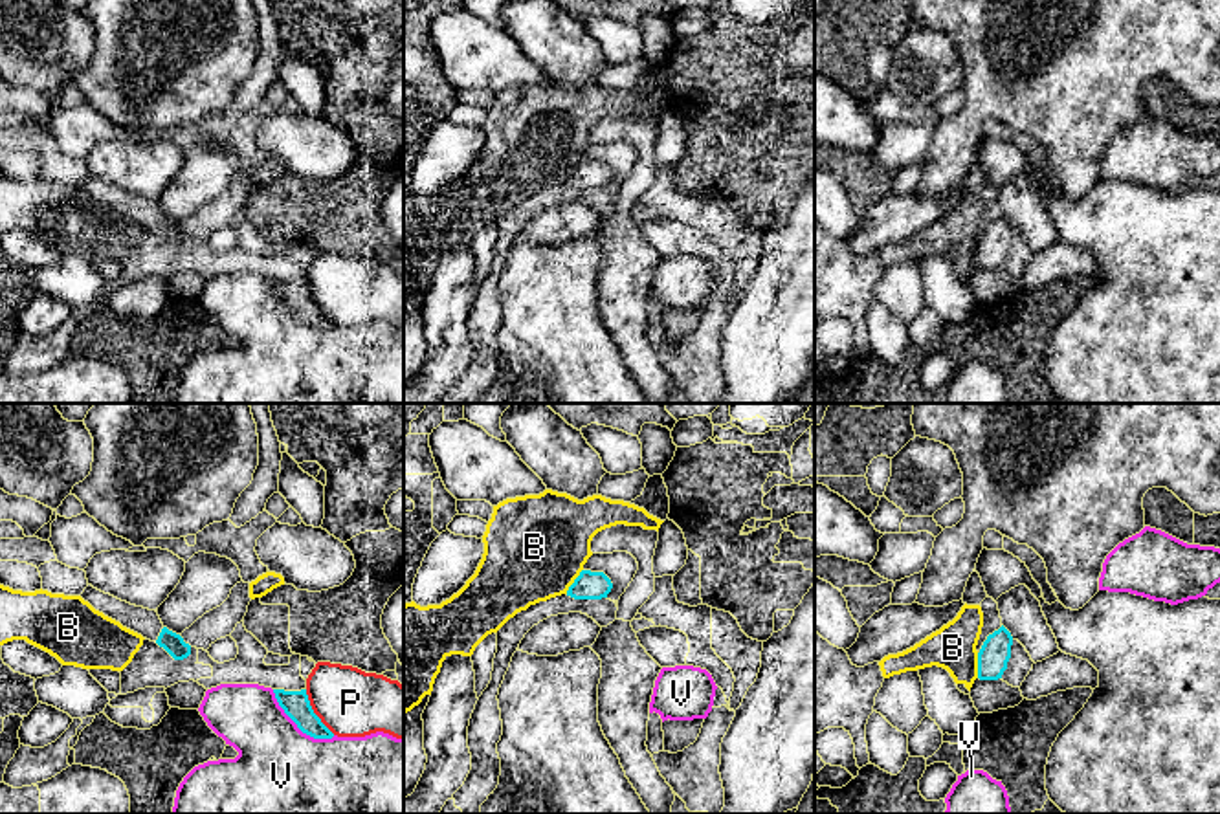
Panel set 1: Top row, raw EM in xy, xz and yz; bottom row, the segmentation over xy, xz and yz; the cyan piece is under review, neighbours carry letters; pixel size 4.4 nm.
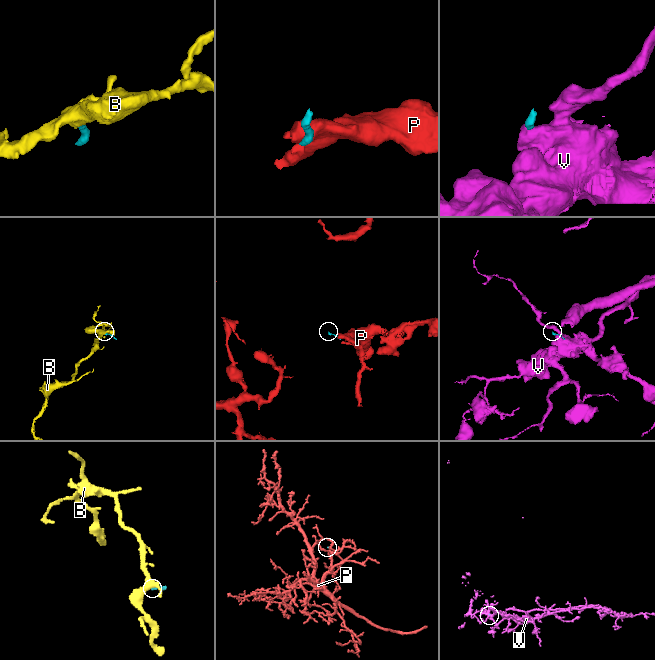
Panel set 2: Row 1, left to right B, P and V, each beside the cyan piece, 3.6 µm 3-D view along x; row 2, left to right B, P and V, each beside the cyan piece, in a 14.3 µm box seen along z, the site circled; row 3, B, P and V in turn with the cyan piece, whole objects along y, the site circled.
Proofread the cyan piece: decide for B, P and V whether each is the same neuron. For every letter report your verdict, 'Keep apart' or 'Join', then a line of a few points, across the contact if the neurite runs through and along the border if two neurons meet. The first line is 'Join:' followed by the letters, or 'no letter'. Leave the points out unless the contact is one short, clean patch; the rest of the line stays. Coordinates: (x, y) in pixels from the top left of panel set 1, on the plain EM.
Join: no letter
B: Keep apart. Line: yz (976, 242), (978, 266)
P: Keep apart. Line: xy (305, 279), (312, 301), (334, 323)
V: Keep apart

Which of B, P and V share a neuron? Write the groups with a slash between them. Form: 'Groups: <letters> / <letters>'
Groups: B / P / V

